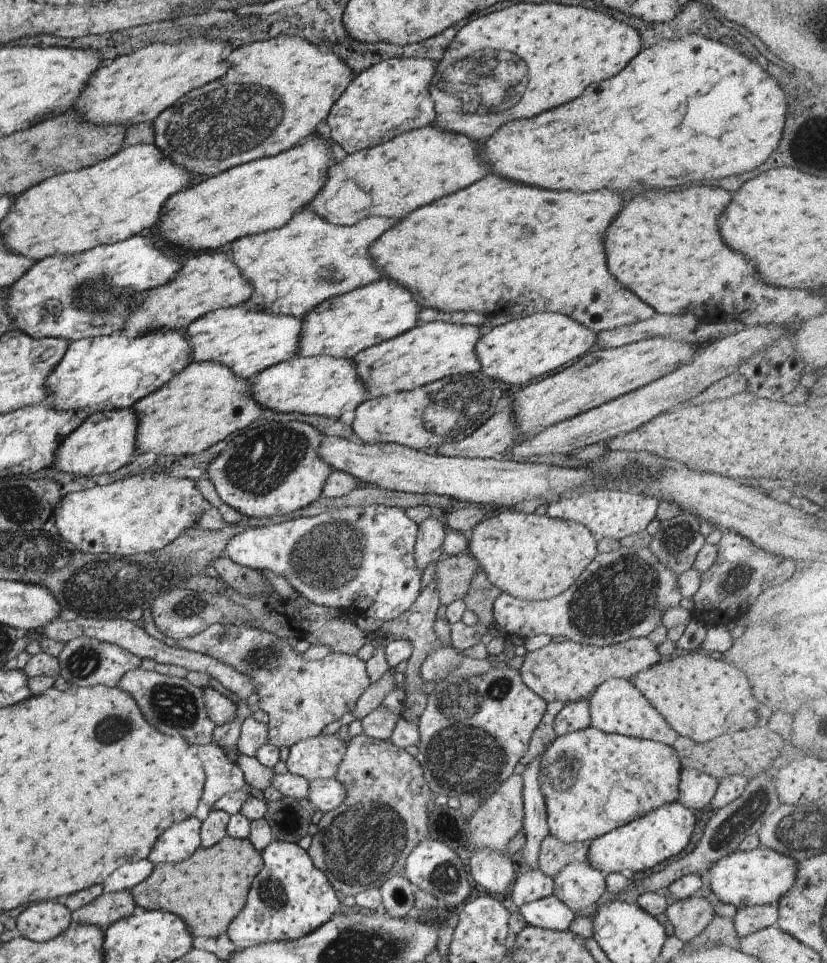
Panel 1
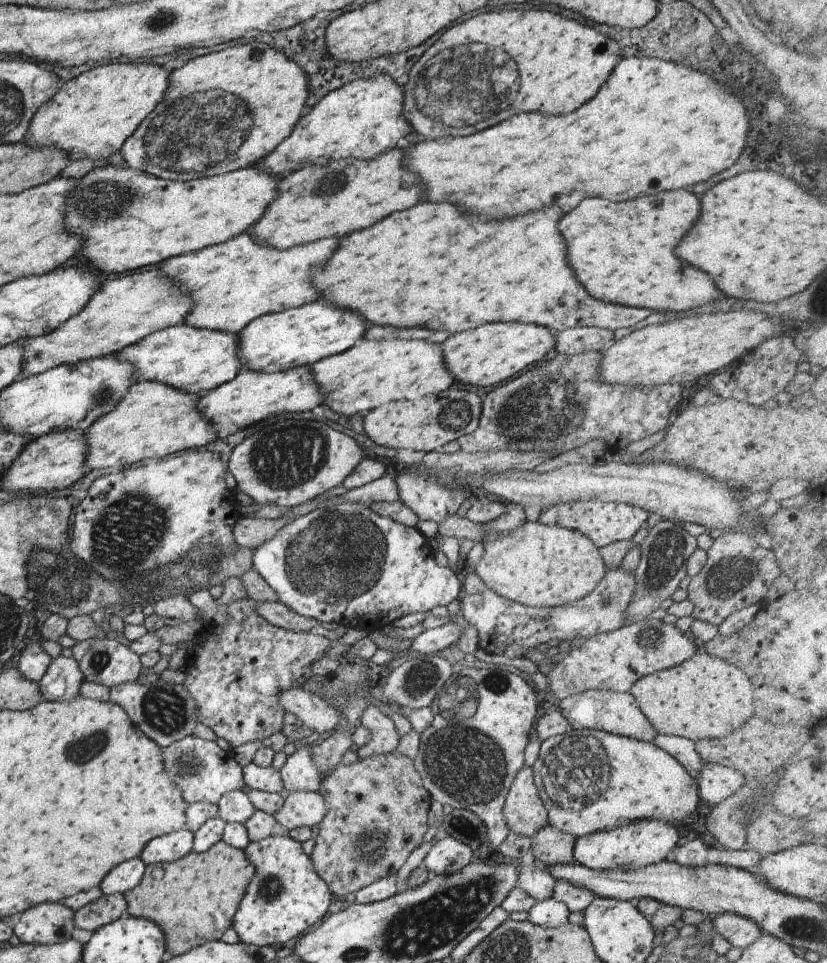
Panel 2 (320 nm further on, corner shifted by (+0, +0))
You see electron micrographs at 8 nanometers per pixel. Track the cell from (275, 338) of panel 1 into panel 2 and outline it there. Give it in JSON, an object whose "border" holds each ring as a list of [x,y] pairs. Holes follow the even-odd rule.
{"border":[[[170,326],[145,336],[113,355],[128,362],[134,369],[134,380],[153,381],[187,394],[201,394],[230,381],[241,369],[236,357],[236,334],[194,329],[190,326]]]}

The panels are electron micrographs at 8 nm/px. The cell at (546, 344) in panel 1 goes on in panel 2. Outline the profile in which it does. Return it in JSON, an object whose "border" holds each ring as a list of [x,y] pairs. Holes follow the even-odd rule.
{"border":[[[507,321],[482,324],[451,334],[440,344],[440,353],[444,367],[455,381],[467,386],[489,388],[519,375],[553,348],[554,336],[548,328]]]}

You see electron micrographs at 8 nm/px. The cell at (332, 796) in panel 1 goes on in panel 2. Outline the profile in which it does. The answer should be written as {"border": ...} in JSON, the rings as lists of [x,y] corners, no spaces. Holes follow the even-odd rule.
{"border":[[[295,791],[284,794],[284,803],[281,808],[272,814],[274,822],[279,824],[283,830],[295,827],[310,827],[322,821],[326,811],[323,795],[318,791],[315,793],[304,793]]]}

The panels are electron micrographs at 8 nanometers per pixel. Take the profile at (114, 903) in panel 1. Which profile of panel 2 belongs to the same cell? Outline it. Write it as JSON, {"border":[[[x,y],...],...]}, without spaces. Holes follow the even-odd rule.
{"border":[[[122,894],[101,895],[73,913],[74,926],[93,932],[100,926],[113,922],[126,914],[126,902]]]}

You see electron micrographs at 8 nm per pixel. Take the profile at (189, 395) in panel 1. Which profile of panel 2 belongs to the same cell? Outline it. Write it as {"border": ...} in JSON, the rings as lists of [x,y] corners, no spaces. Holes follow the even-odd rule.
{"border":[[[153,381],[131,383],[115,407],[81,431],[86,446],[83,463],[85,472],[105,468],[121,470],[141,462],[143,458],[156,459],[165,454],[192,451],[214,441],[217,436],[212,426],[195,408],[199,396]]]}

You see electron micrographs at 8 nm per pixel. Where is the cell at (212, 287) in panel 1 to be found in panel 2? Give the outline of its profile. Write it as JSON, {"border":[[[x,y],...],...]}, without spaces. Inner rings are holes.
{"border":[[[159,269],[125,274],[111,280],[101,280],[88,301],[77,314],[71,315],[63,324],[55,327],[46,335],[20,340],[22,346],[22,367],[15,381],[41,374],[59,365],[74,365],[76,362],[92,358],[115,355],[123,347],[145,338],[152,332],[181,324],[183,317],[191,310],[192,301],[181,293],[178,287],[168,280]]]}

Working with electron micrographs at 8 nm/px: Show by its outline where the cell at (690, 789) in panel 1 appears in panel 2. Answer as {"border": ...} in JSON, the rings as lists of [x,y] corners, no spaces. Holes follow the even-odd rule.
{"border":[[[655,733],[650,740],[656,747],[670,754],[695,781],[702,767],[701,757],[695,751],[694,742],[685,737]]]}

